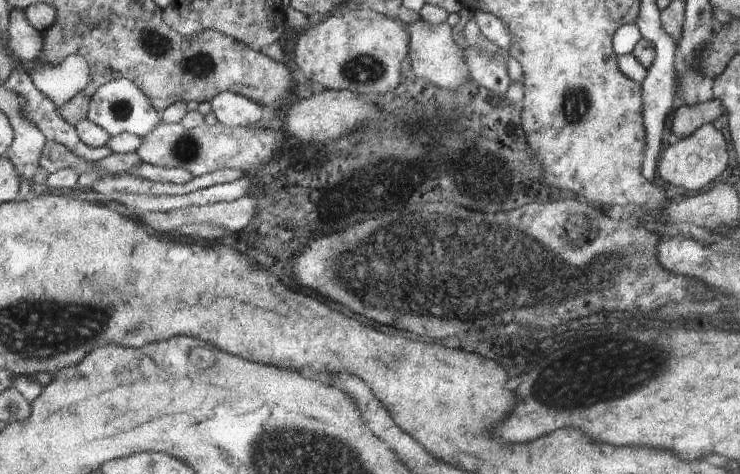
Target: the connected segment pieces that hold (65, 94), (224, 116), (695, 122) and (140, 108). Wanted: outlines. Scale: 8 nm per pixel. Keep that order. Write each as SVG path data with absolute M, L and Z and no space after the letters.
M83 55L67 57L60 65L39 58L28 71L31 80L56 104L69 102L85 86L89 86L91 70Z
M225 91L212 101L212 111L219 123L231 128L259 124L267 109L244 96Z
M712 99L694 105L681 105L673 114L671 122L671 132L675 138L684 139L693 134L700 126L712 123L724 112L722 102Z
M125 77L104 84L96 92L96 96L89 105L87 117L104 128L112 137L123 133L146 137L163 123L162 115L153 106L151 99L131 79Z

